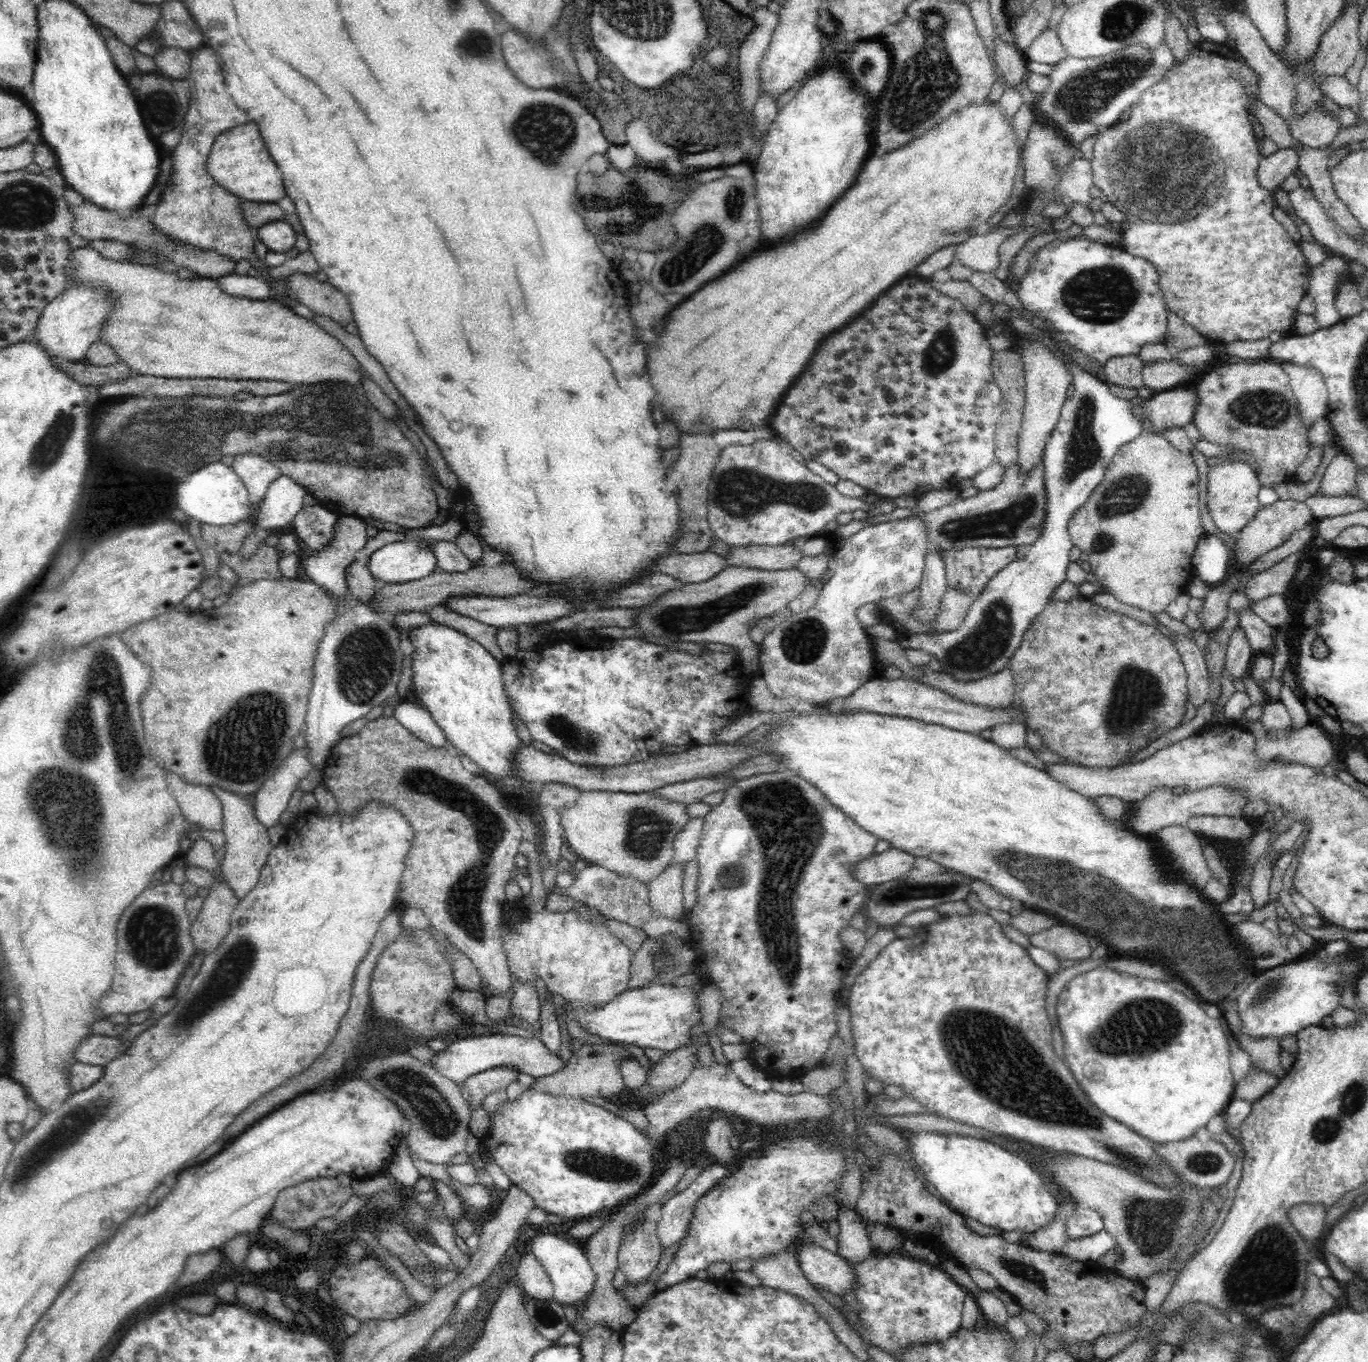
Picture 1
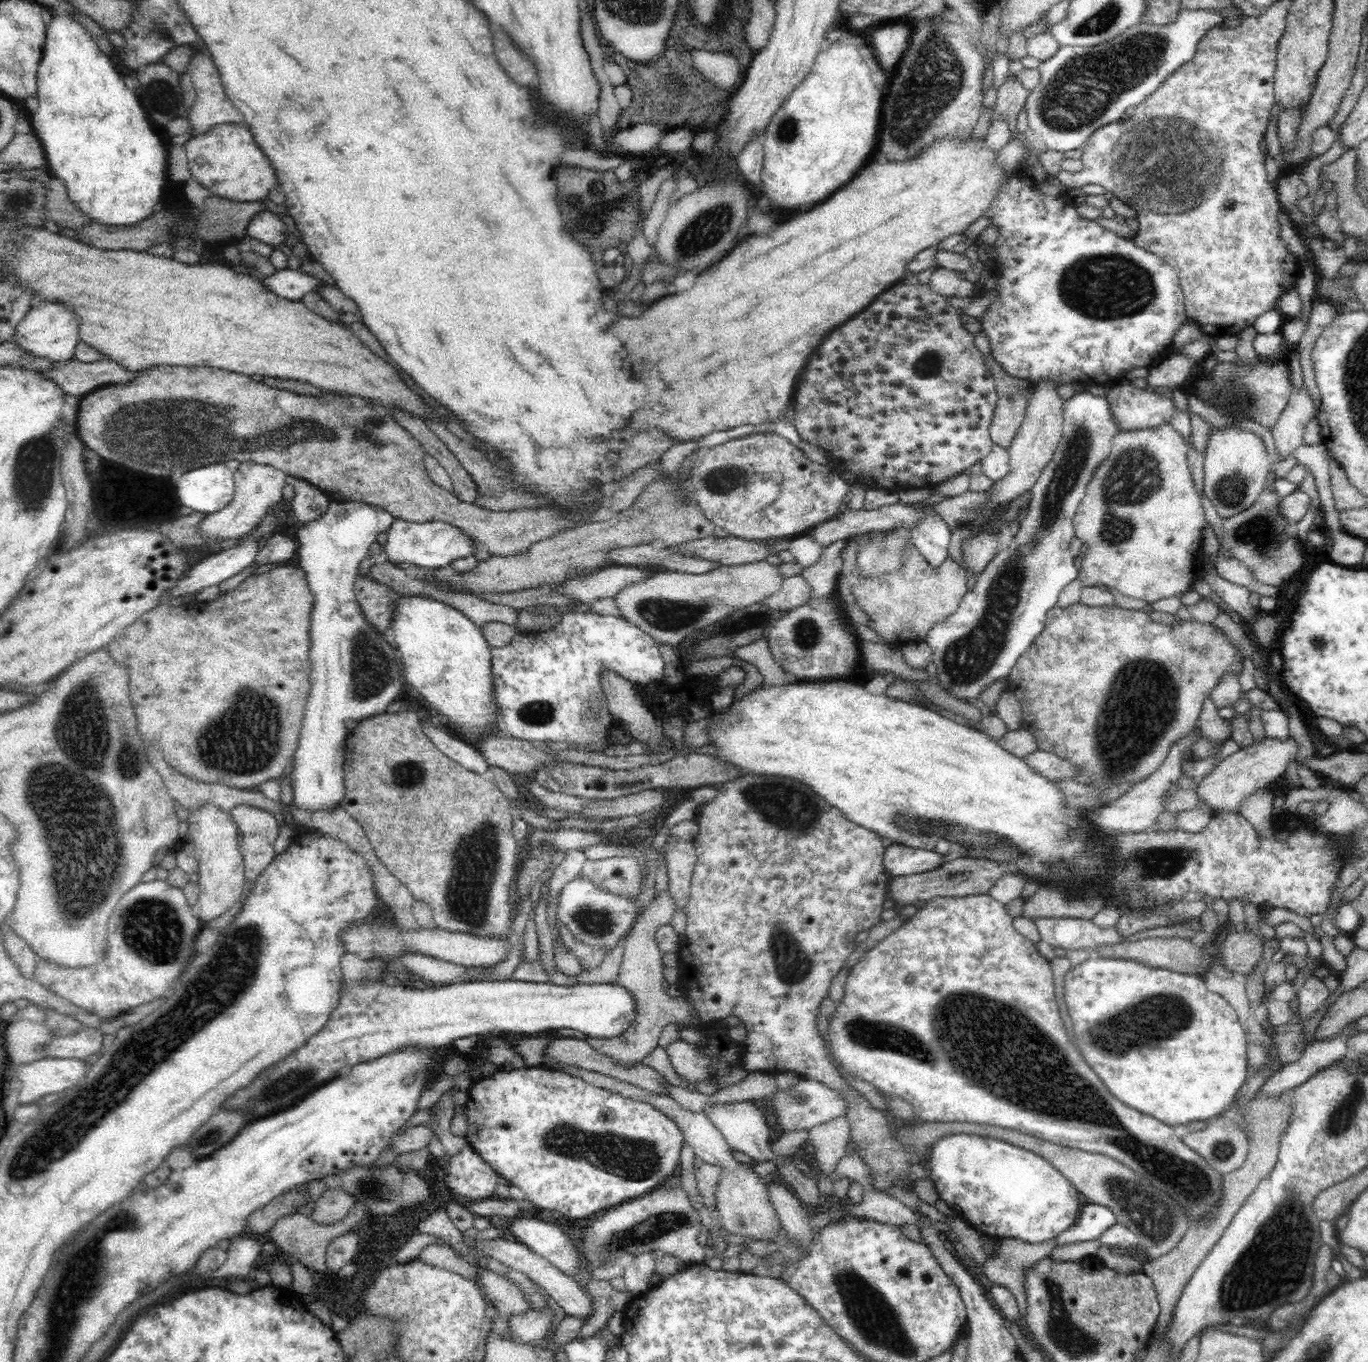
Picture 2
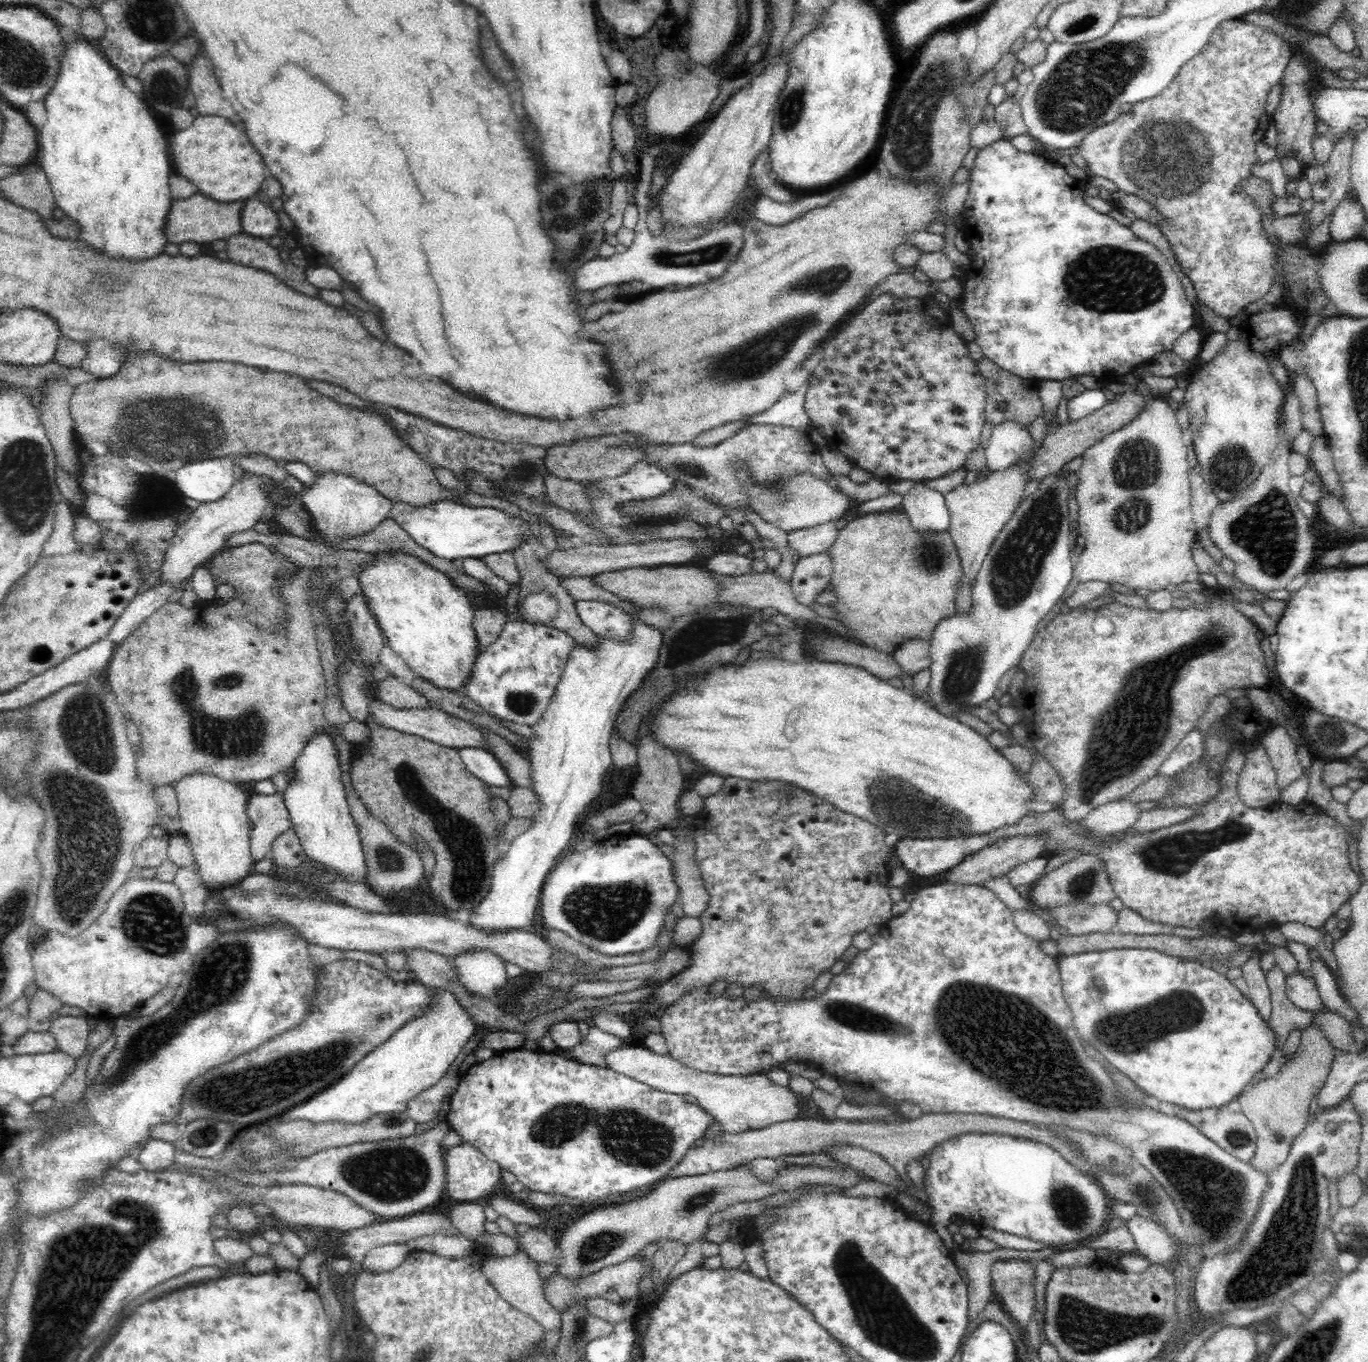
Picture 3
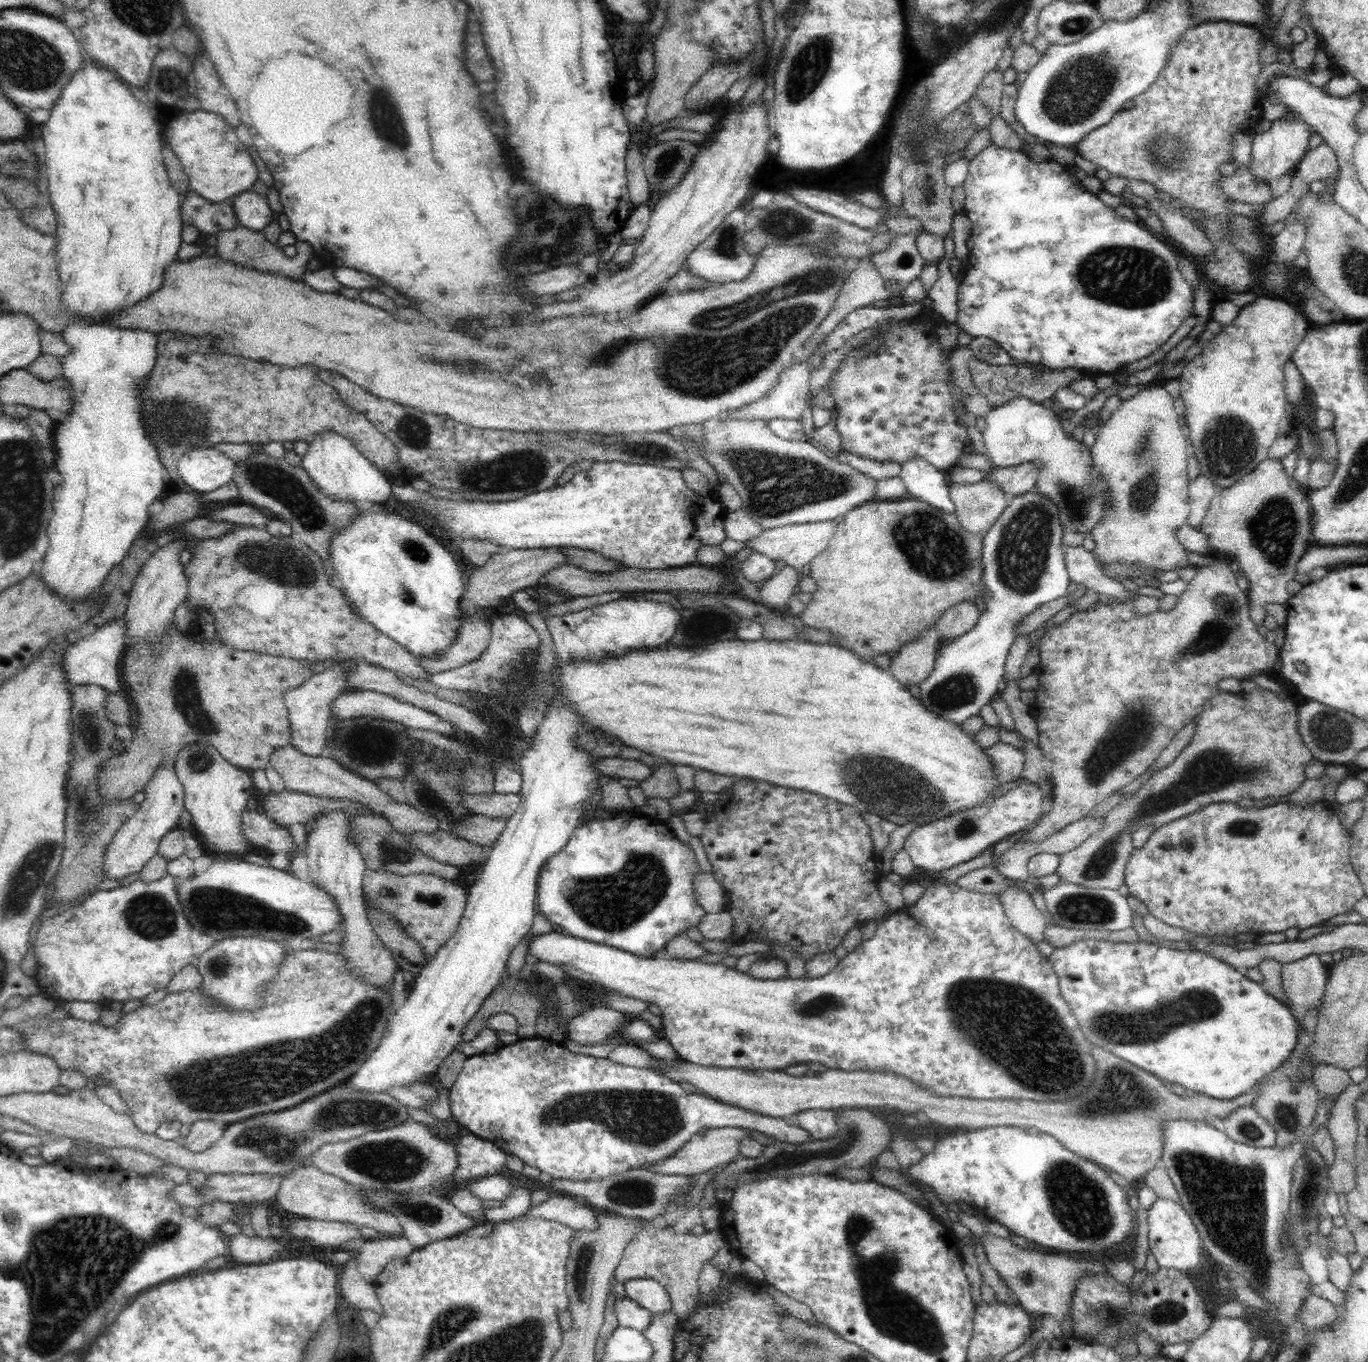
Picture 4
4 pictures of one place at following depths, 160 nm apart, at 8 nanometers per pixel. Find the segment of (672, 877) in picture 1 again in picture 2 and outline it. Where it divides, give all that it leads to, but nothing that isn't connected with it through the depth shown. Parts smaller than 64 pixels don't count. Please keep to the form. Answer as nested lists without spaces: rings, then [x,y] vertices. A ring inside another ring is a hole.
[[[668,889],[656,893],[652,903],[646,907],[644,914],[640,916],[640,921],[626,940],[618,978],[620,979],[619,986],[624,987],[634,997],[636,1020],[632,1026],[624,1034],[615,1038],[586,1037],[583,1040],[594,1051],[603,1052],[604,1055],[610,1056],[622,1067],[632,1067],[633,1064],[642,1062],[657,1047],[660,1033],[668,1024],[676,1024],[676,1026],[698,1026],[700,1024],[697,1011],[689,1002],[685,1001],[685,998],[672,998],[666,993],[667,985],[663,980],[662,973],[662,954],[655,942],[656,930],[669,924],[676,916],[676,912],[680,910],[672,901]]]

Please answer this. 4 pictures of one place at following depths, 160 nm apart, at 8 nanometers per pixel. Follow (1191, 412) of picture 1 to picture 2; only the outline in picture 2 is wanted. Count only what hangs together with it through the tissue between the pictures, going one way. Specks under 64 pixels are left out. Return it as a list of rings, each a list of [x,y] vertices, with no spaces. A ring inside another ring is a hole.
[[[1130,384],[1108,385],[1105,391],[1120,431],[1134,431],[1170,424],[1177,409],[1170,397]]]

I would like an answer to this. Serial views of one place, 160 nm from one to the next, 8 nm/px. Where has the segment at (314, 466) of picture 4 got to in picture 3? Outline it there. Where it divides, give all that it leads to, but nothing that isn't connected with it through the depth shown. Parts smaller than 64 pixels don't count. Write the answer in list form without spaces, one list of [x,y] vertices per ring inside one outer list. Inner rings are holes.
[[[332,471],[318,475],[313,486],[303,490],[301,498],[303,505],[310,512],[315,534],[318,534],[318,538],[324,543],[336,543],[342,535],[367,535],[383,520],[388,519],[393,505],[362,480]]]

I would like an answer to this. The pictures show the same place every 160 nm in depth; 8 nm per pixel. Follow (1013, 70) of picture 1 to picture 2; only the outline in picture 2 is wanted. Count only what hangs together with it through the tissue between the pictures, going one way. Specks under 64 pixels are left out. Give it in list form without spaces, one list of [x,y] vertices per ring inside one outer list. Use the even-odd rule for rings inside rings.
[[[1011,72],[1006,74],[1004,83],[998,87],[998,99],[995,101],[995,116],[1001,114],[1008,121],[1013,132],[1016,131],[1016,114],[1025,105],[1028,93],[1023,84]]]

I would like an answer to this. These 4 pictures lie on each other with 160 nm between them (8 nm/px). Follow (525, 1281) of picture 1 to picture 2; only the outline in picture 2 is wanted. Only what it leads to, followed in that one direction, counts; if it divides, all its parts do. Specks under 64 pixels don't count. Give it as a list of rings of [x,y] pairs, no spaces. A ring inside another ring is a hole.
[[[500,1238],[484,1240],[474,1247],[478,1253],[491,1256],[499,1260],[502,1264],[525,1274],[528,1280],[536,1284],[537,1288],[558,1308],[563,1315],[576,1316],[578,1318],[586,1318],[592,1312],[591,1297],[584,1288],[578,1287],[572,1279],[566,1277],[564,1273],[558,1271],[554,1265],[550,1264],[546,1259],[533,1253],[524,1243],[518,1240],[505,1241]]]

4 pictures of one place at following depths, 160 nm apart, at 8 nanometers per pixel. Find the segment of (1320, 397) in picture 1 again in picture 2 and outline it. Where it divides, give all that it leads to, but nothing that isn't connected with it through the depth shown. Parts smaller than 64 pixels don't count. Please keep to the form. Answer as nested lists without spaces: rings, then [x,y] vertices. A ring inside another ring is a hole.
[[[1302,384],[1293,386],[1286,408],[1280,414],[1276,426],[1272,427],[1272,437],[1280,458],[1288,457],[1304,443],[1306,426],[1317,419],[1319,406],[1313,403],[1310,393]]]

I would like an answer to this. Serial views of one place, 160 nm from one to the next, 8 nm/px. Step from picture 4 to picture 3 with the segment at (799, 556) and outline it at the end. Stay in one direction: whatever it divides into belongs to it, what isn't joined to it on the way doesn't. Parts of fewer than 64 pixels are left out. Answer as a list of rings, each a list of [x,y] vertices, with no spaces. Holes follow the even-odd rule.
[[[828,521],[819,525],[812,525],[787,534],[789,551],[794,556],[811,556],[824,552],[833,545],[842,522]]]

